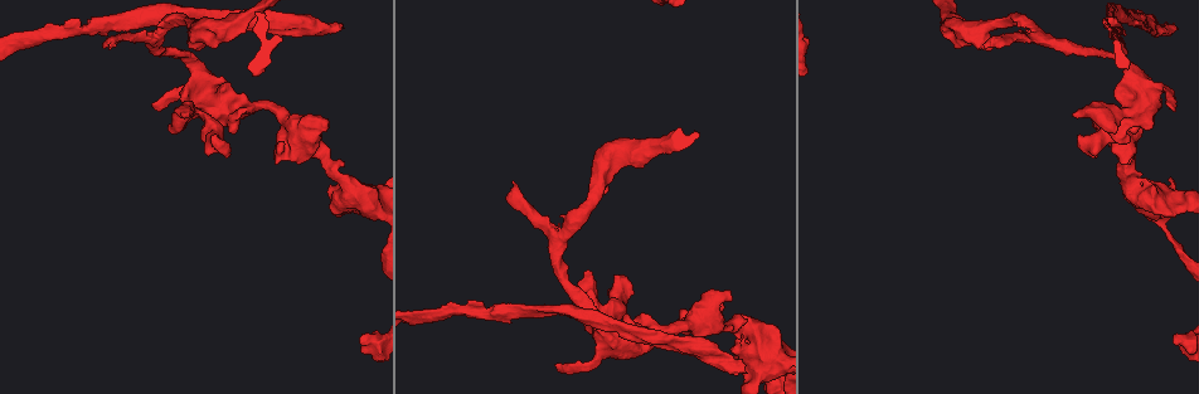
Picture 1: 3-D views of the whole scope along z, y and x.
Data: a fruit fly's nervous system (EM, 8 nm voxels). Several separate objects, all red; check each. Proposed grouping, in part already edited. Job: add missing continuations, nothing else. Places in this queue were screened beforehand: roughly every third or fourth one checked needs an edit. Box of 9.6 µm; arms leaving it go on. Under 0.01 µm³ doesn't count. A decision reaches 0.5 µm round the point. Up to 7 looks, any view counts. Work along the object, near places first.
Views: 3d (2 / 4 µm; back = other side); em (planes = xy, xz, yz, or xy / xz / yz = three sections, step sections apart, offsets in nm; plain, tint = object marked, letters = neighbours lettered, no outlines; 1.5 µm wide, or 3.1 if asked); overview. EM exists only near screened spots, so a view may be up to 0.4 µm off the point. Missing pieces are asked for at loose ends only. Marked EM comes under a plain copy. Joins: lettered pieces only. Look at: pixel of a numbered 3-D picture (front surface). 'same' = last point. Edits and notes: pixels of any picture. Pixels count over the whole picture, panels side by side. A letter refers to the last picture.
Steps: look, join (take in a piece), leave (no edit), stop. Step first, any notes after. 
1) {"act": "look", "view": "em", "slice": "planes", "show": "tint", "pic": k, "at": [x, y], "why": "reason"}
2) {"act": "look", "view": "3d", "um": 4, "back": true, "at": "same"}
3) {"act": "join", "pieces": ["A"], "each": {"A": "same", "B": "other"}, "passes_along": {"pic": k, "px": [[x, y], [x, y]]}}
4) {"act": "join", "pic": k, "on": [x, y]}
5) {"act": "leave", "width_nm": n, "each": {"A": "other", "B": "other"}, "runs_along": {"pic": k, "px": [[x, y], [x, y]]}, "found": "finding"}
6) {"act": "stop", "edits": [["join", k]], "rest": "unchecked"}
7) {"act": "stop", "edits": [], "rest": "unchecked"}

{"act": "look", "view": "3d", "um": 4, "pic": 1, "at": [561, 372], "why": "free end"}

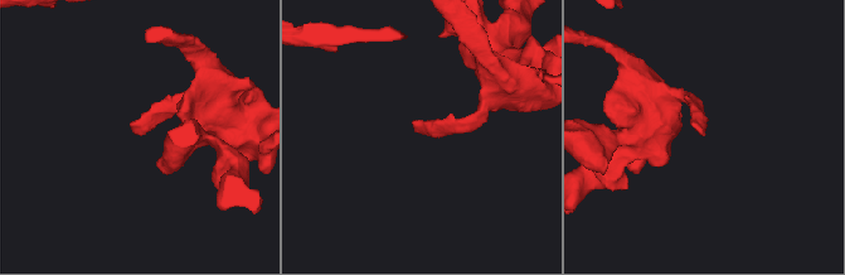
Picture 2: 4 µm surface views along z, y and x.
{"act": "look", "view": "em", "slice": "planes", "show": "letters", "pic": 2, "at": [138, 132]}

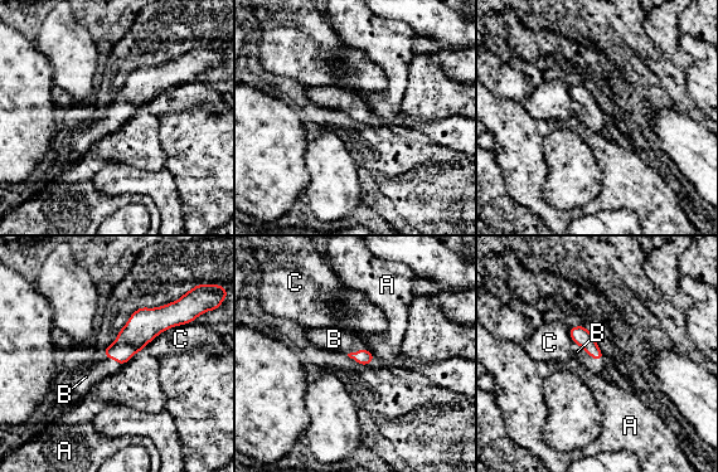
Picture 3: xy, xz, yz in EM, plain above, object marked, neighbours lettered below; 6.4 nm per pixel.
{"act": "join", "pieces": ["B"], "longest_contact_nm": ["C", 380], "each": {"A": "other", "B": "same", "C": "other"}, "passes_along": {"pic": 3, "px": [[580, 335], [587, 353], [577, 351]]}, "found": "the neuron continues"}

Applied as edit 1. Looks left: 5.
{"act": "look", "view": "3d", "um": 4, "pic": 1, "at": [631, 292], "why": "branch stops here"}

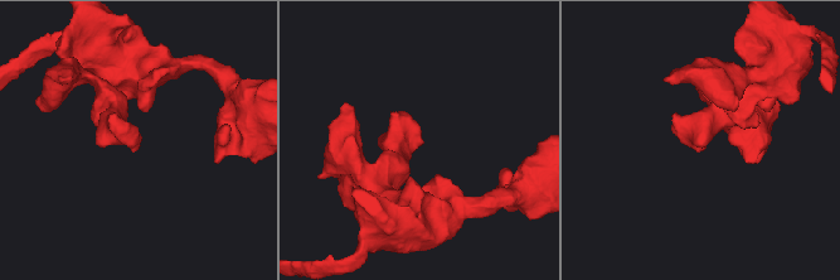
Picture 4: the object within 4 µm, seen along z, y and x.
{"act": "look", "view": "em", "slice": "xz", "step": 8, "show": "letters", "pic": 4, "at": [137, 148]}

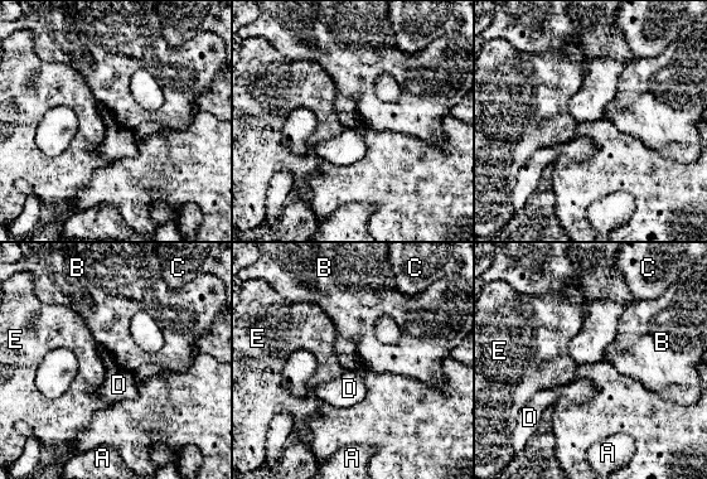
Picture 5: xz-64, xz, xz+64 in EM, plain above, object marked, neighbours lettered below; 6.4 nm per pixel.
{"act": "look", "view": "em", "slice": "yz", "step": 4, "show": "letters", "at": "same", "why": "another direction"}

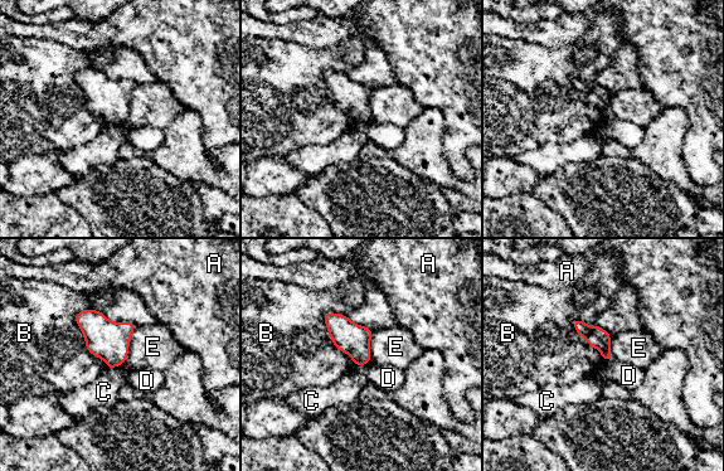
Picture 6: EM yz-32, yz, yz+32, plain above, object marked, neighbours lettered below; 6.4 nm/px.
{"act": "leave", "each": {"A": "other", "B": "other", "C": "other", "D": "other", "E": "other"}, "border": {"pic": 6, "px": [[82, 309], [84, 346], [107, 367]]}, "found": "no lettered piece goes on from it"}

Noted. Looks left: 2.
{"act": "look", "view": "em", "slice": "xz", "step": 8, "show": "letters", "pic": 1, "at": [746, 371], "why": "free end"}

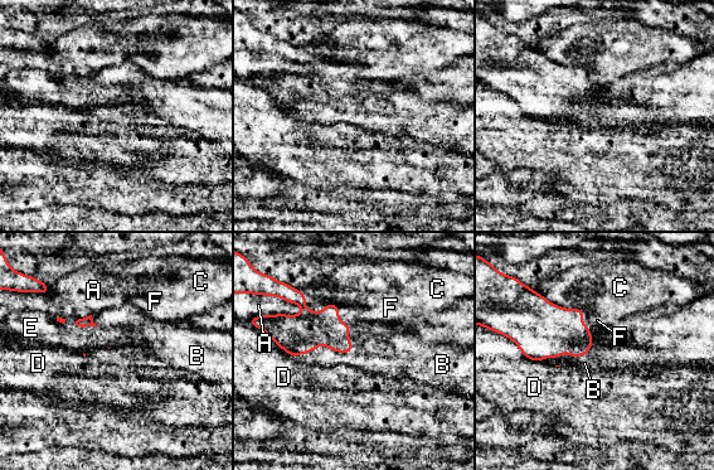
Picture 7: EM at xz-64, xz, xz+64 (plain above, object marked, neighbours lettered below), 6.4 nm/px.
{"act": "look", "view": "em", "slice": "planes", "show": "letters", "at": "same", "why": "another direction"}

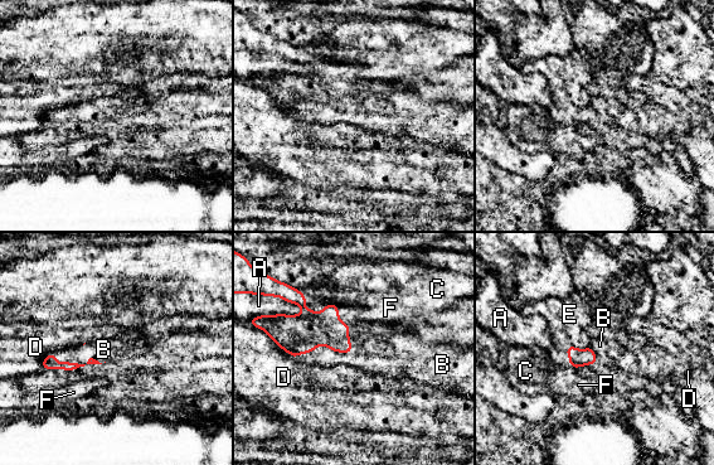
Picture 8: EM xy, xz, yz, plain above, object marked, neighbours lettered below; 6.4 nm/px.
{"act": "join", "pieces": ["B"], "each": {"A": "other", "B": "same", "C": "other", "D": "other", "E": "other", "F": "other"}, "found": "the neuron continues"}

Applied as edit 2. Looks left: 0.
{"act": "stop", "edits": [["join", 3], ["join", 8]], "rest": "unchecked"}

